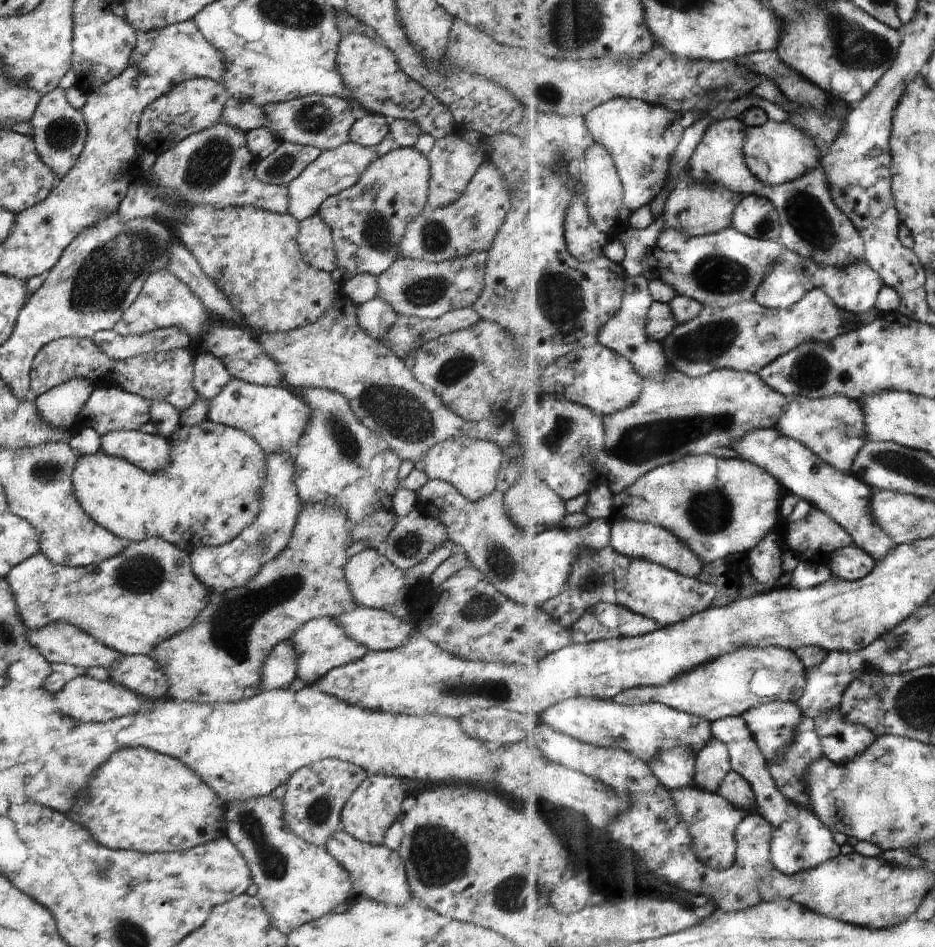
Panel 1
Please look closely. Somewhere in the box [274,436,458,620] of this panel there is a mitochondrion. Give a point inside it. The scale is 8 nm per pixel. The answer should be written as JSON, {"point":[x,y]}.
{"point":[407,546]}

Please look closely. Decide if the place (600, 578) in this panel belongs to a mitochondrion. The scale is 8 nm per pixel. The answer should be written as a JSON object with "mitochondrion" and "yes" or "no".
{"mitochondrion":"yes"}

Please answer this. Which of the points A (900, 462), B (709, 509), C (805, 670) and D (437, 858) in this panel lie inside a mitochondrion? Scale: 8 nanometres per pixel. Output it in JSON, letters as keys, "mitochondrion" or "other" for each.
{"A":"mitochondrion","B":"mitochondrion","C":"other","D":"mitochondrion"}

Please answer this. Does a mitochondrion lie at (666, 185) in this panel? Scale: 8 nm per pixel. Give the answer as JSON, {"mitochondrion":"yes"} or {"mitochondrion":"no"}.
{"mitochondrion":"no"}

